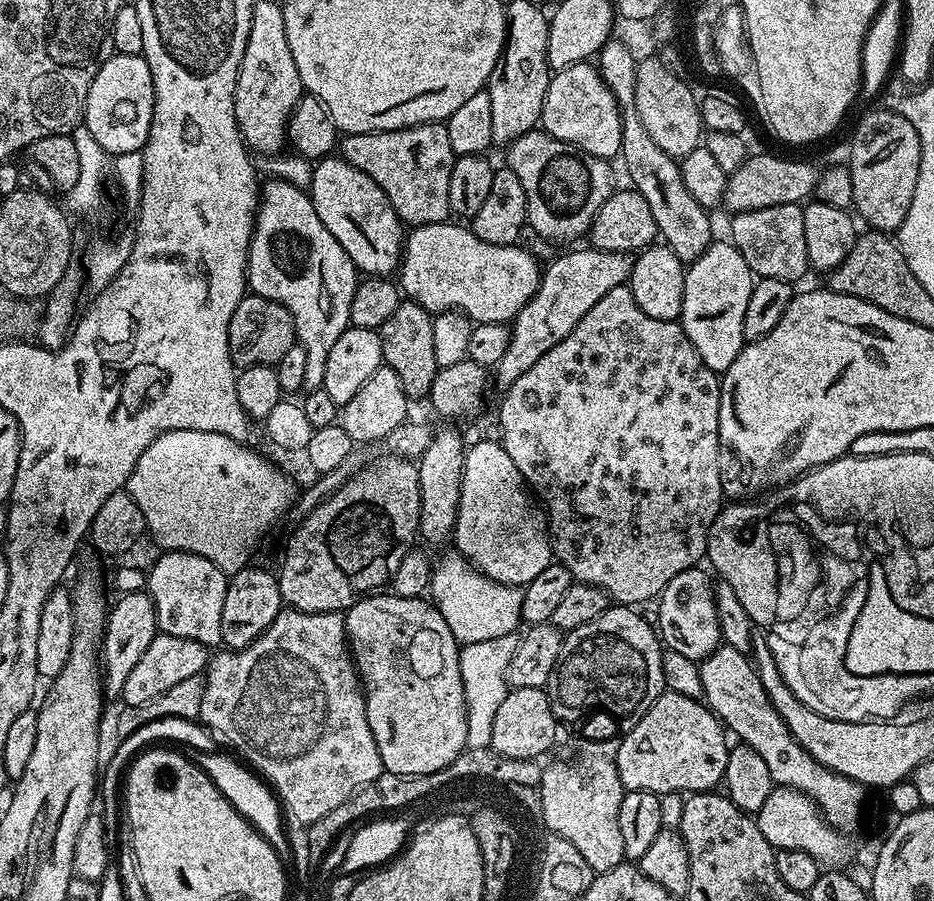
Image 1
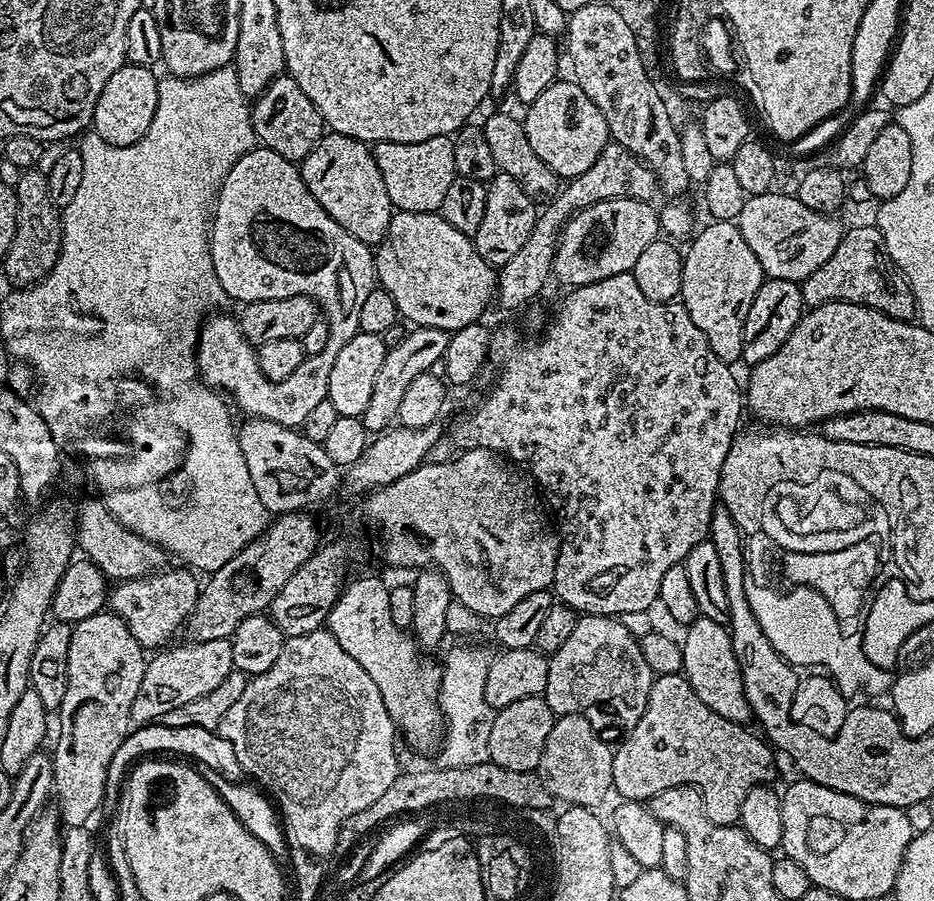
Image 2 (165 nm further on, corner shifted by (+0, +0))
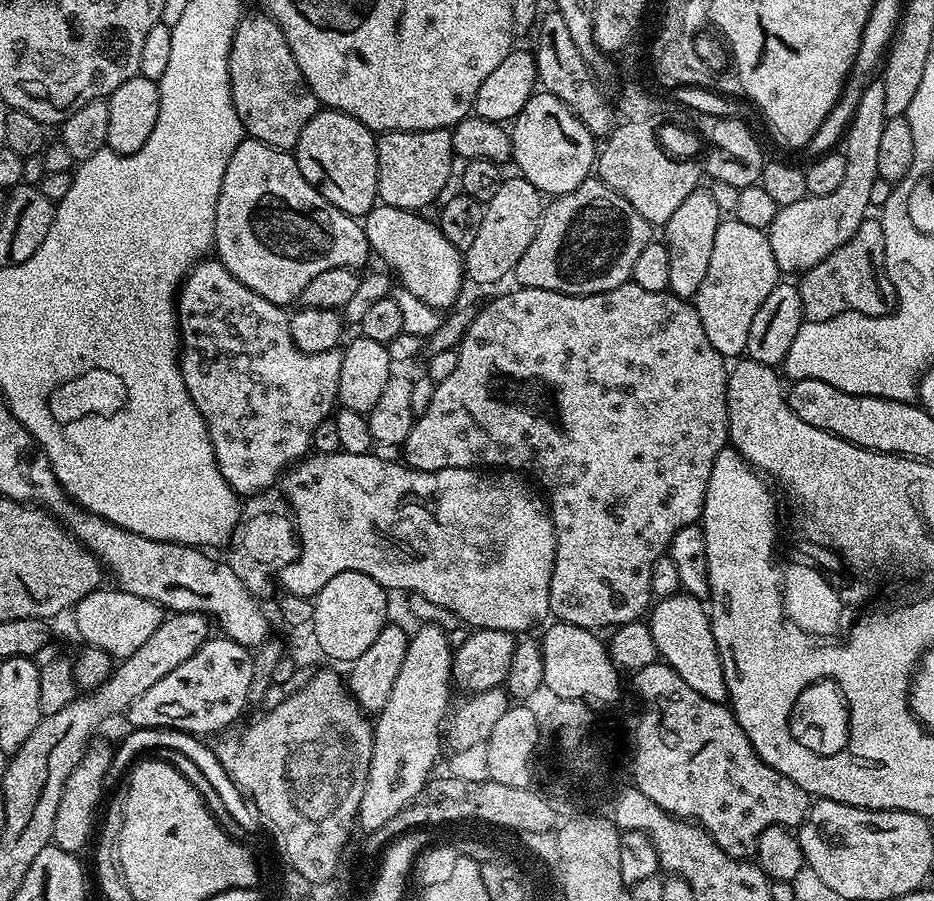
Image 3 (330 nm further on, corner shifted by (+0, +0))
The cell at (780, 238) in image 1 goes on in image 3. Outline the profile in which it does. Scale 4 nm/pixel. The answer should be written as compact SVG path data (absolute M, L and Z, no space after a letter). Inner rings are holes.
M883 79L869 81L864 88L856 112L849 121L842 138L842 151L846 158L846 175L837 190L824 196L807 194L798 202L779 207L768 229L768 241L781 273L803 274L833 253L838 246L853 237L855 230L867 219L870 192L879 178L879 141L884 129L885 92Z

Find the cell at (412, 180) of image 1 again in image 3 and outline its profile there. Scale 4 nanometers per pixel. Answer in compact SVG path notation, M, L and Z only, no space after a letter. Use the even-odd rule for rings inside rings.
M439 128L438 130L422 130L421 132L381 132L376 142L376 153L378 154L378 190L376 191L379 203L389 204L395 208L407 208L409 210L424 210L427 204L435 205L441 199L440 191L448 184L448 179L453 179L454 168L452 172L452 160L454 161L454 153L452 150L452 133L447 128Z

